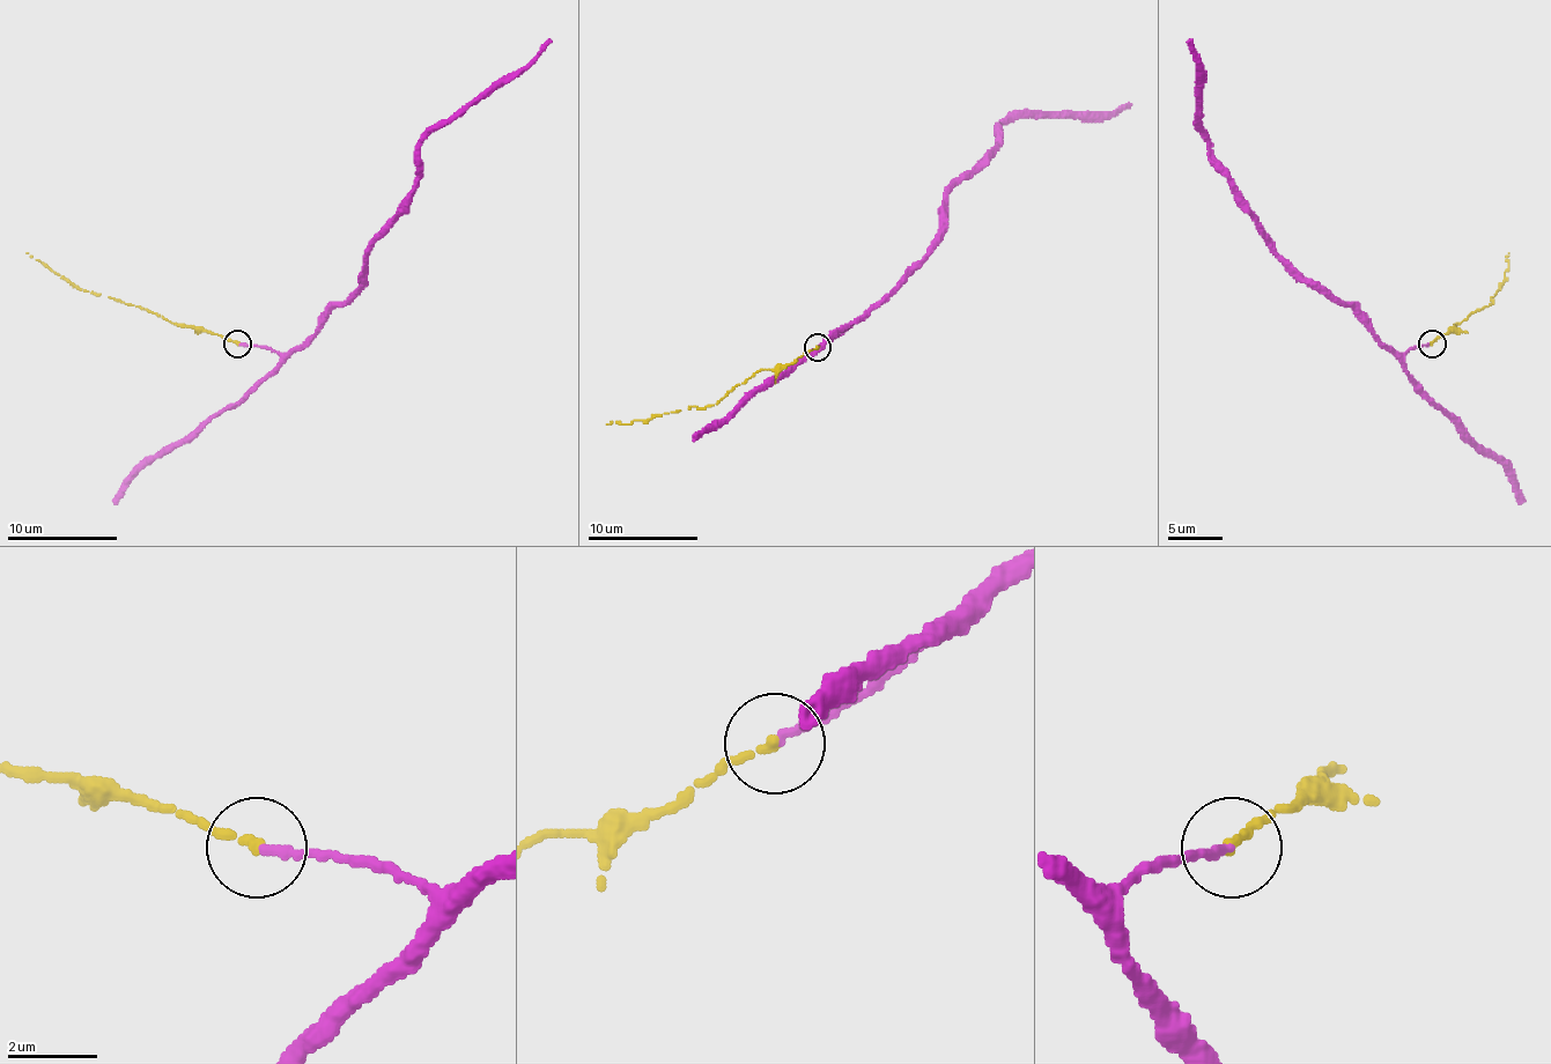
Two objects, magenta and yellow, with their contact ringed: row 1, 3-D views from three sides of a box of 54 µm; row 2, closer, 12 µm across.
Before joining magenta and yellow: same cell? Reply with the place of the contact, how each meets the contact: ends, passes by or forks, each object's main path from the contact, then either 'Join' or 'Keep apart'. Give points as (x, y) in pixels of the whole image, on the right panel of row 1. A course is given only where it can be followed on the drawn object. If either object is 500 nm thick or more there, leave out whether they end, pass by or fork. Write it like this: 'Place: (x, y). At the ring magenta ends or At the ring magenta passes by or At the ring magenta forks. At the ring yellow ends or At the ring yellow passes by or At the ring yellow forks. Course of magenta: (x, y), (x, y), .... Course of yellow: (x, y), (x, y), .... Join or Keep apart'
Place: (1432, 344). At the ring magenta ends. At the ring yellow ends. Course of magenta: (1432, 342), (1405, 354), (1391, 351), (1350, 307), (1309, 285), (1282, 258), (1202, 132), (1202, 66), (1188, 38). Course of yellow: (1432, 342), (1490, 304), (1501, 288), (1509, 252). Join

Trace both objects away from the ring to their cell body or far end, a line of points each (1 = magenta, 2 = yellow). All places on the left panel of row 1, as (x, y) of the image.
1: (239, 342), (280, 354), (297, 351), (360, 285), (362, 258), (418, 178), (418, 148), (524, 66), (549, 38)
2: (236, 342), (198, 326), (174, 324), (132, 304), (72, 288), (26, 252)

